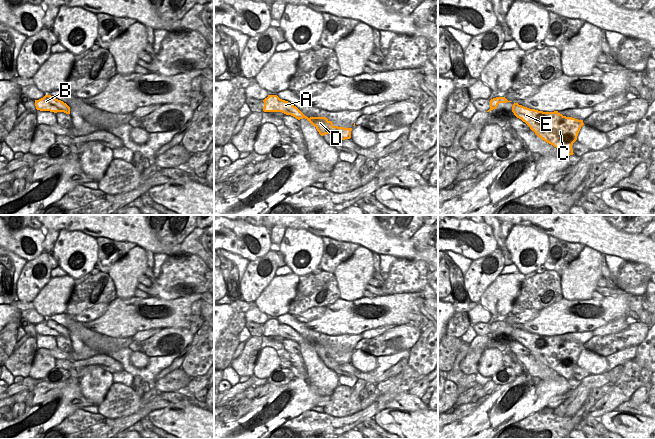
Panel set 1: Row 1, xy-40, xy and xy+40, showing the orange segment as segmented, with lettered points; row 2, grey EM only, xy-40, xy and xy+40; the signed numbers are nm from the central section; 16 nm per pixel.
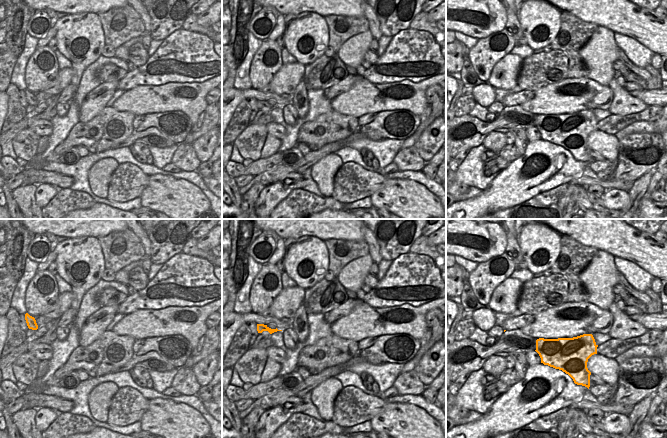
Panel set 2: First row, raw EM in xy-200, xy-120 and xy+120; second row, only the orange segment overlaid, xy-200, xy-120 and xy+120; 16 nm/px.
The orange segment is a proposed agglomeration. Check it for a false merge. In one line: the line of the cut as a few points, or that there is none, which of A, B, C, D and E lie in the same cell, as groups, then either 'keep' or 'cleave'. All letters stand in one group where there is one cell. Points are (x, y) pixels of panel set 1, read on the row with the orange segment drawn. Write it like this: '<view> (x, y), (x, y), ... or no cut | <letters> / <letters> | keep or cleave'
no cut | A B C D E | keep

